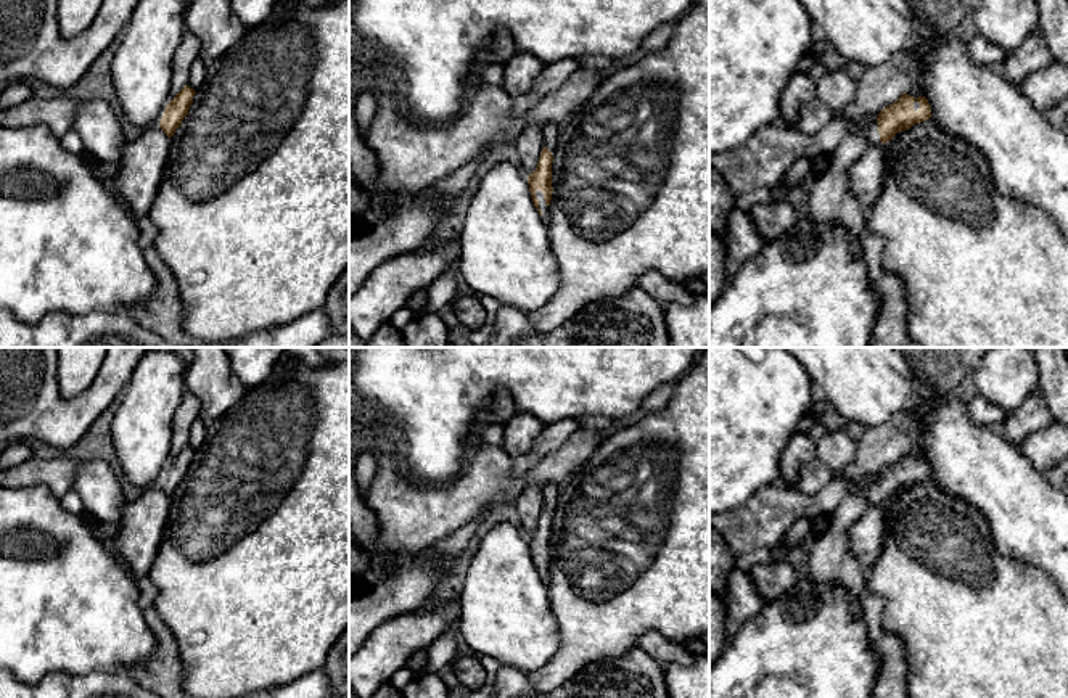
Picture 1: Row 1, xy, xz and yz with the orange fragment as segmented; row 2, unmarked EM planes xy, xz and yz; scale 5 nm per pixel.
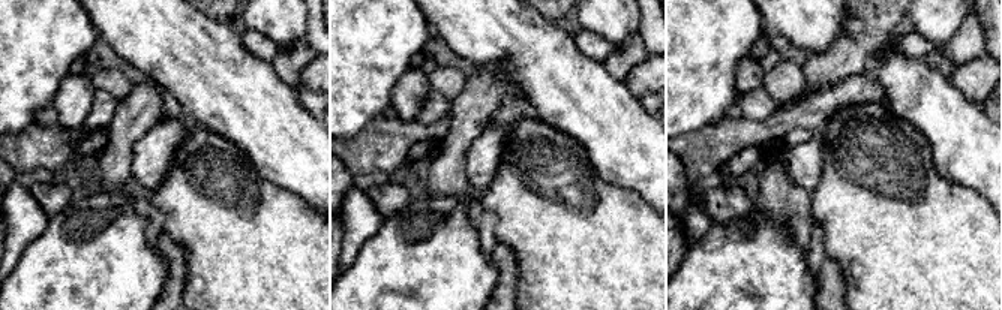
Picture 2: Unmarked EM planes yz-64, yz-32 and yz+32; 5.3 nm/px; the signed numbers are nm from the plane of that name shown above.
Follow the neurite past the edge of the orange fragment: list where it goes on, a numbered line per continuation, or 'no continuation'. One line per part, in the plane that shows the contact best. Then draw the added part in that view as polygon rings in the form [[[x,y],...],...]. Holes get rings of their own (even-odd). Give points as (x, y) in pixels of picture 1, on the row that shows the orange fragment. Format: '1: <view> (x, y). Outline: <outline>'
1: xz (539, 195). Outline: [[[537,190],[536,198],[539,199],[539,209],[542,211],[542,219],[547,224],[548,222],[548,206],[545,204],[544,193]]]
2: yz (870, 131). Outline: [[[870,122],[861,129],[861,133],[867,138],[870,145],[880,145],[878,122]]]

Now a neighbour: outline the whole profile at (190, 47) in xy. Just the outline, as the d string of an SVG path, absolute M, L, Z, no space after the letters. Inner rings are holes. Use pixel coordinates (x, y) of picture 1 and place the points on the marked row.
M183 29L182 43L172 60L172 79L169 101L188 84L190 68L199 58L201 42L188 29Z

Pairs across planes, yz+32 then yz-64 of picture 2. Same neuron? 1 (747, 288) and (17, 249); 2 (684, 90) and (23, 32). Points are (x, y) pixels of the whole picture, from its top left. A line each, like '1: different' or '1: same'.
1: different
2: same

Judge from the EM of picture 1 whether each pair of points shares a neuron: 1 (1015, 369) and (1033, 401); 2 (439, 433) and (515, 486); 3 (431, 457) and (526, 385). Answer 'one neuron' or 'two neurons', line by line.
1: two neurons
2: two neurons
3: one neuron

